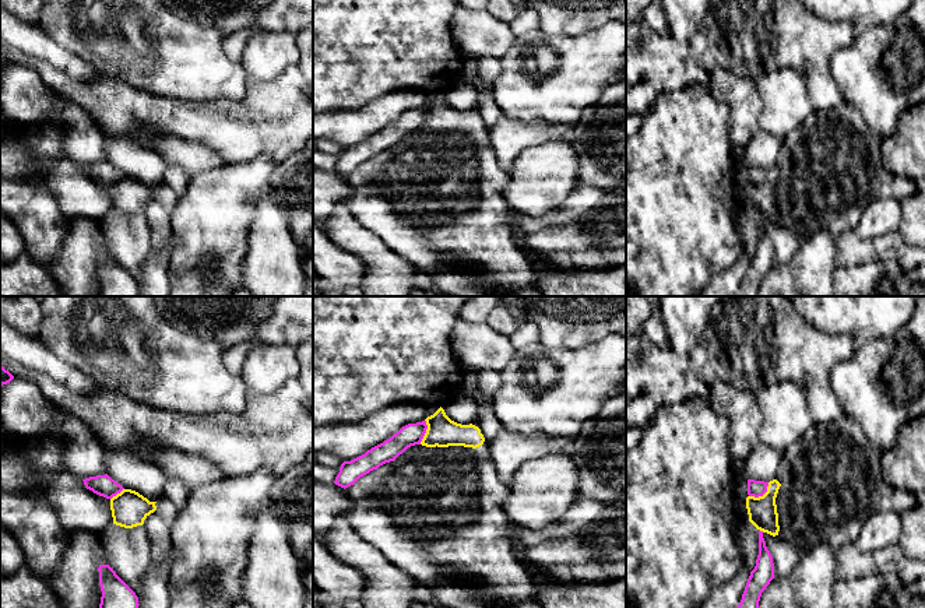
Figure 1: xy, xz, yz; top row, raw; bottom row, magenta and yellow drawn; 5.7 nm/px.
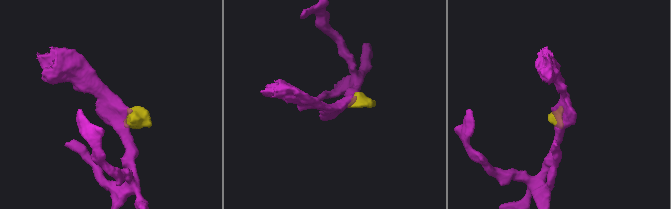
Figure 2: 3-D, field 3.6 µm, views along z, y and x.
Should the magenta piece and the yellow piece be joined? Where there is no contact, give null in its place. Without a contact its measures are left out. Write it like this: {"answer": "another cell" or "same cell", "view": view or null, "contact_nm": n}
{"answer": "another cell", "view": "yz", "contact_nm": 150}

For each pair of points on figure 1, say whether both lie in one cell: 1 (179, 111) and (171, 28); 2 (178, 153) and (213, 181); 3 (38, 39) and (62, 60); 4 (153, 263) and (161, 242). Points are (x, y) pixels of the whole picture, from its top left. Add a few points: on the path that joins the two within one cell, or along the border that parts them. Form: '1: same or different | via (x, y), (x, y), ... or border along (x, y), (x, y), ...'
1: different | border along (146, 91), (187, 101), (211, 99)
2: different | border along (225, 164), (200, 171), (189, 179)
3: same | via (44, 45), (56, 56)
4: different | border along (150, 250), (169, 252)

